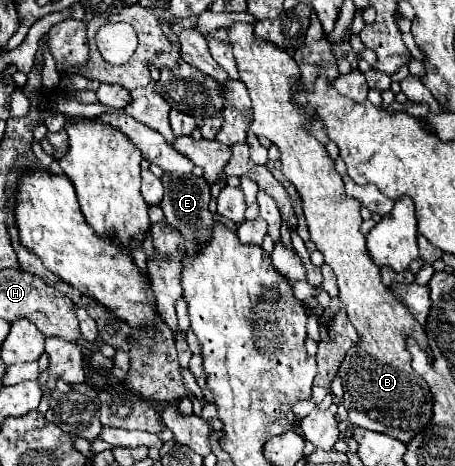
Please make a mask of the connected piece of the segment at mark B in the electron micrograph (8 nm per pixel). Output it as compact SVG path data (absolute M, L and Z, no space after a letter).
M233 23L227 27L227 37L239 65L239 77L247 85L253 101L251 131L257 137L267 137L279 147L281 171L301 195L311 241L325 255L325 263L335 271L339 299L347 309L349 321L359 333L359 341L351 347L351 351L347 351L339 367L339 377L343 379L345 389L343 403L347 407L349 421L409 443L409 439L415 437L433 415L431 391L423 377L413 371L411 355L405 349L405 339L413 338L430 354L425 330L407 311L407 307L381 283L379 269L371 263L365 235L359 231L363 221L359 215L361 203L345 193L341 175L335 171L333 159L327 155L325 145L303 131L307 121L291 103L293 91L289 79L299 77L299 67L293 57L273 43L255 39L253 25L249 23Z

